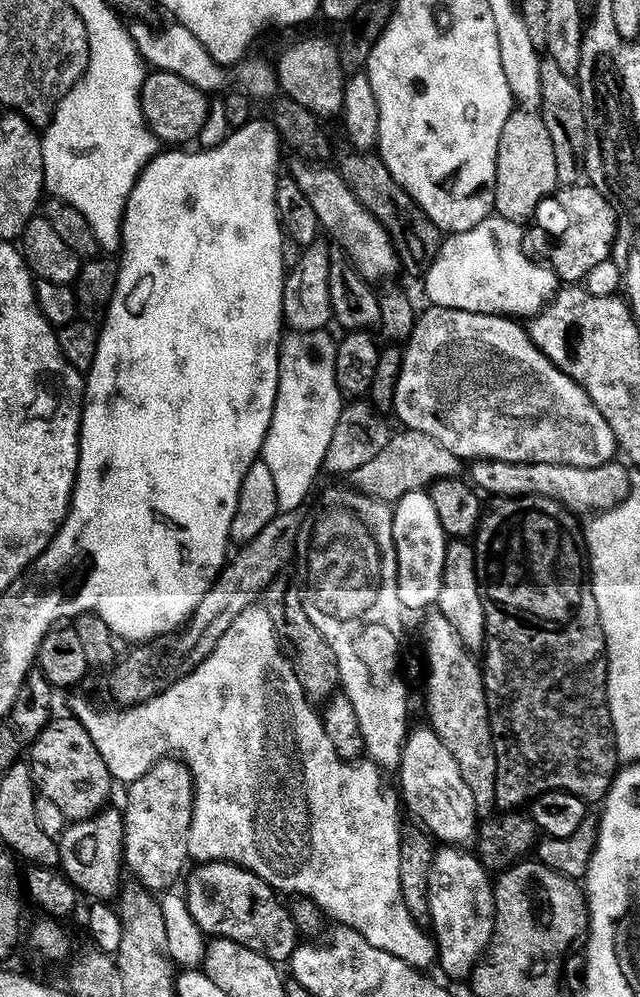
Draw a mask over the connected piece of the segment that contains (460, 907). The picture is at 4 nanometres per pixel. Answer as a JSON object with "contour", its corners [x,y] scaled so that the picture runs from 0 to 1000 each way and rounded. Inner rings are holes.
{"contour":[[[722,853],[688,854],[680,856],[669,878],[669,919],[684,952],[684,971],[706,983],[730,984],[769,944],[775,896],[763,872],[742,858],[728,859]]]}

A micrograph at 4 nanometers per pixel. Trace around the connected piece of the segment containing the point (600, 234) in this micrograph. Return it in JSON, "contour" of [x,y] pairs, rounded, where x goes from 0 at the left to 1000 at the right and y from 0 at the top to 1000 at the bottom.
{"contour":[[[919,183],[900,185],[895,189],[880,189],[855,197],[841,207],[834,218],[834,226],[844,232],[838,249],[883,286],[900,287],[913,283],[931,267],[958,260],[963,212],[950,200]]]}

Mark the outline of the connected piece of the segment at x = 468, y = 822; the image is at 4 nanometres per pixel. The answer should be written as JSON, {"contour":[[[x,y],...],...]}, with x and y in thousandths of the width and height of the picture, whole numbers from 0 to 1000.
{"contour":[[[633,745],[622,775],[625,790],[631,793],[631,806],[638,809],[639,816],[644,817],[639,819],[655,826],[672,840],[680,841],[683,844],[688,842],[694,846],[689,848],[728,849],[722,847],[731,847],[736,843],[739,846],[747,839],[747,819],[741,808],[741,798],[734,796],[734,788],[728,788],[728,784],[716,772],[716,766],[709,764],[709,760],[691,745],[644,745]]]}

